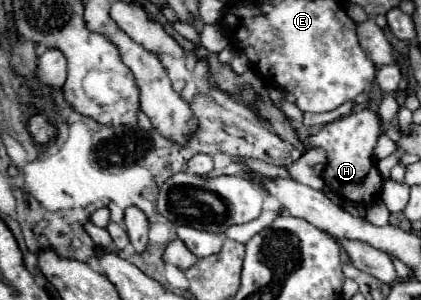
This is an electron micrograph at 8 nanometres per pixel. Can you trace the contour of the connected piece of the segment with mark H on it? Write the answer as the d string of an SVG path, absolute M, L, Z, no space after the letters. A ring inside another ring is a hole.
M359 109L347 117L323 125L315 135L305 137L303 145L305 149L323 149L327 153L323 181L331 191L335 191L345 201L367 207L379 201L379 193L383 189L383 177L377 169L377 161L373 155L381 133L383 129L379 115L371 109Z

